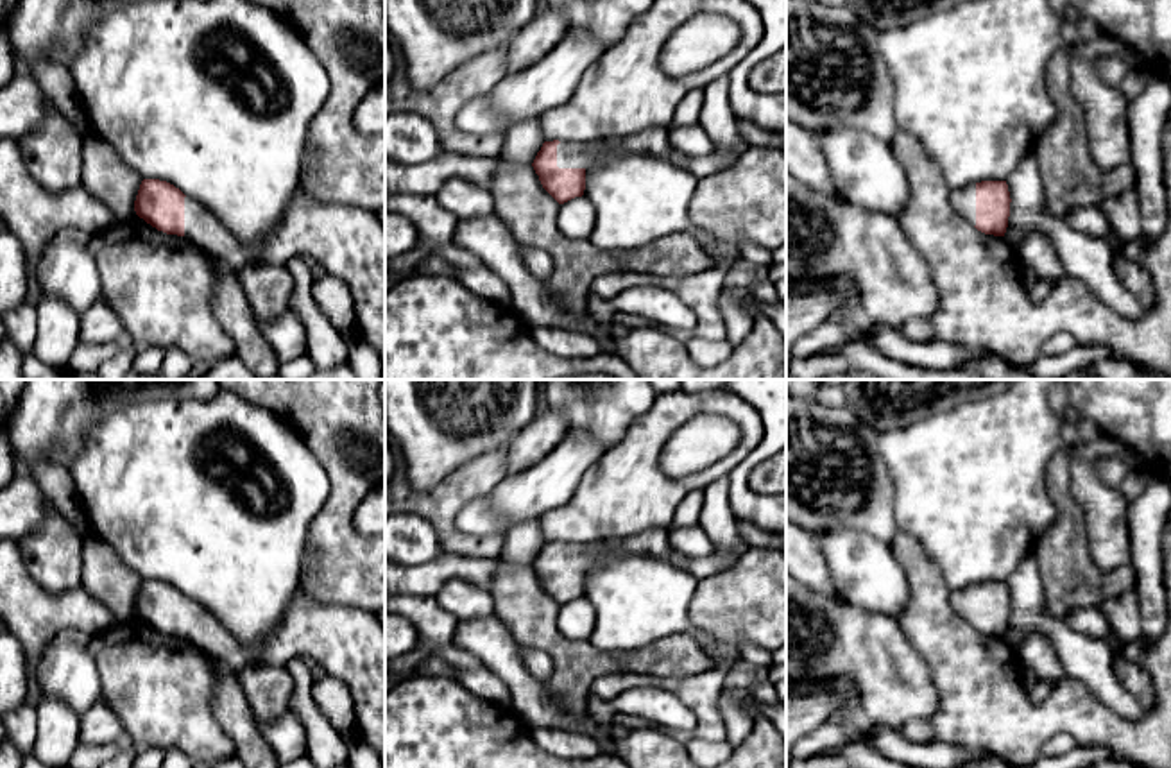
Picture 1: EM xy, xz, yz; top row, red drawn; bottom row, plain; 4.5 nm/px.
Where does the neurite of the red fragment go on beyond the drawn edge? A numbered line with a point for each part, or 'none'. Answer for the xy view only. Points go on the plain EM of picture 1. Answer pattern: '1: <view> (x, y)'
1: xy (350, 643)

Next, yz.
1: yz (964, 600)

